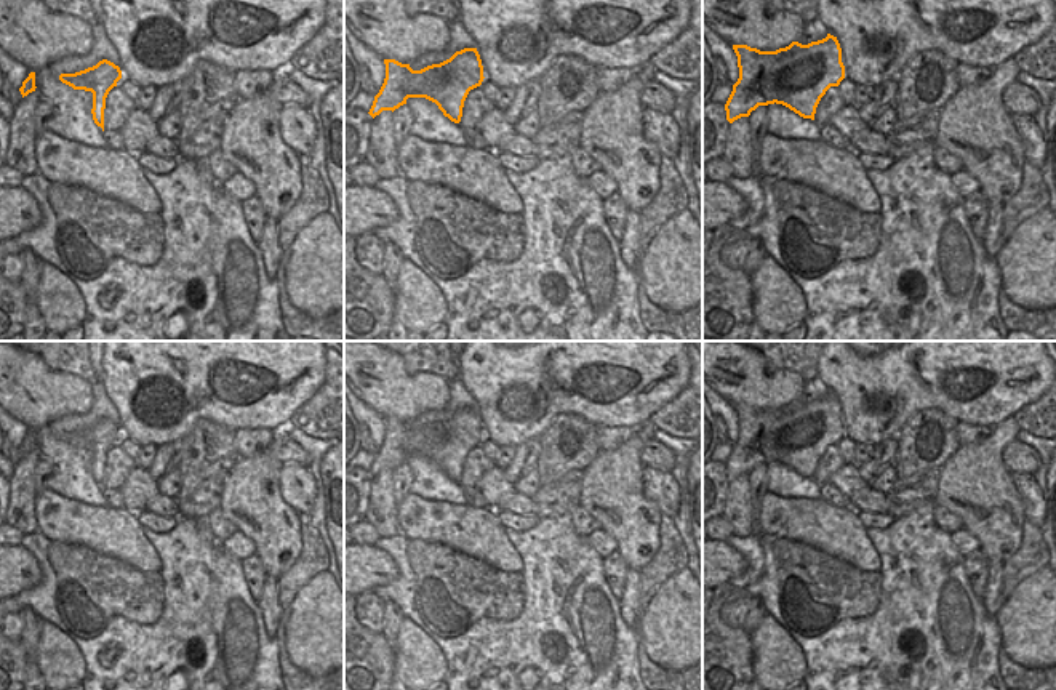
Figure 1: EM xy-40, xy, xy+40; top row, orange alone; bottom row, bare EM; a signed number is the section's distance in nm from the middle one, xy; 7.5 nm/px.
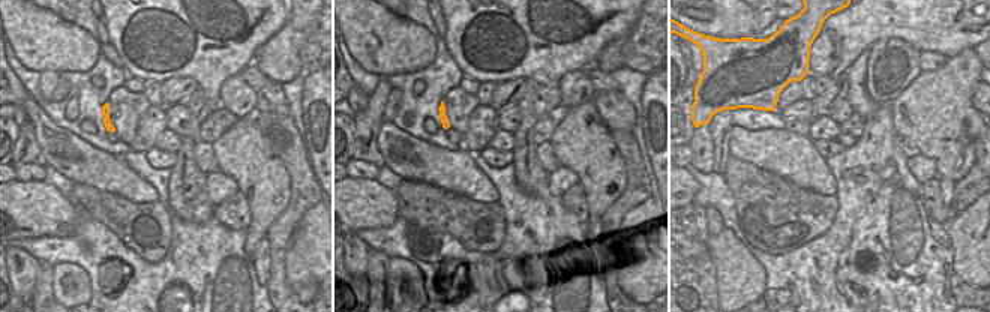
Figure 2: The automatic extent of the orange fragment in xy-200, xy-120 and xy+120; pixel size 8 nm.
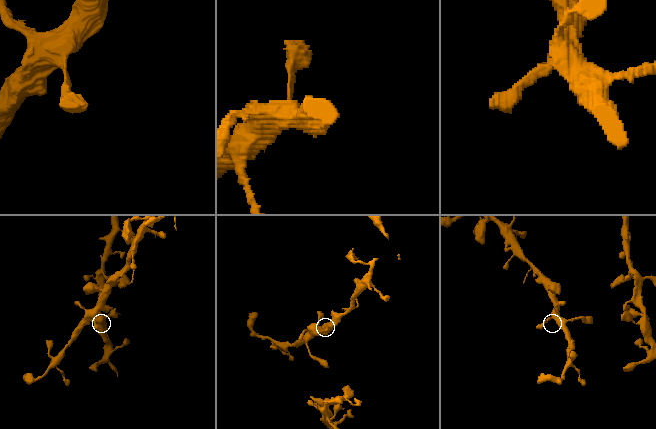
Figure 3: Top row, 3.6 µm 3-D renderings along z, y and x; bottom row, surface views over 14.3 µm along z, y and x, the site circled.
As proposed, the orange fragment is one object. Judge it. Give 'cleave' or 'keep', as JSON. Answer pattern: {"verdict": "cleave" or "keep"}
{"verdict": "keep"}

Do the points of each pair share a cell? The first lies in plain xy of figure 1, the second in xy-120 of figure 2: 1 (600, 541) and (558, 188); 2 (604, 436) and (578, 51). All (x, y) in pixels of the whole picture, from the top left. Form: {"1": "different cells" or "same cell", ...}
{"1": "same cell", "2": "different cells"}

